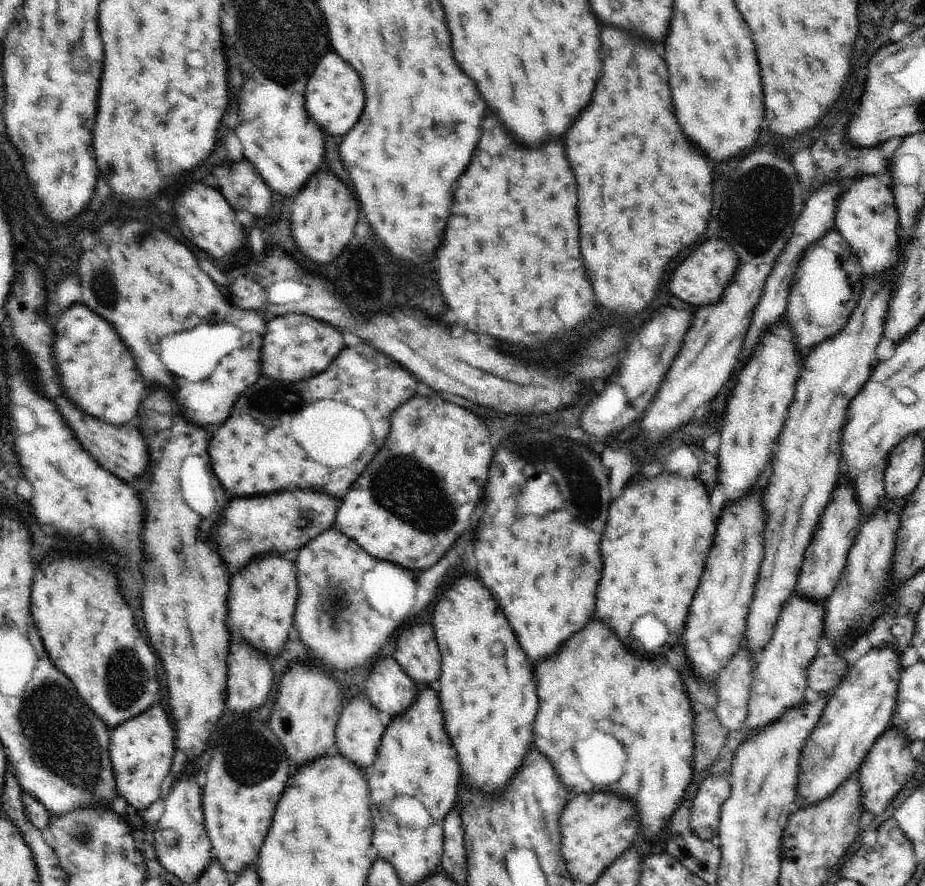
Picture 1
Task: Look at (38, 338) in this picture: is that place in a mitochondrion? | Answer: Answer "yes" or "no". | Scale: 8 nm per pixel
no

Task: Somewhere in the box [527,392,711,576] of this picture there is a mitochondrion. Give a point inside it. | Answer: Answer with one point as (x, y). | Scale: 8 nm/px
(586, 492)

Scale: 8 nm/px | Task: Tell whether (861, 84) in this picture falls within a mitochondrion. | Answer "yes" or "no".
no

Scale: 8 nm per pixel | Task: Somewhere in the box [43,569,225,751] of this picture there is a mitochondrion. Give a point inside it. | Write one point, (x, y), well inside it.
(125, 680)

